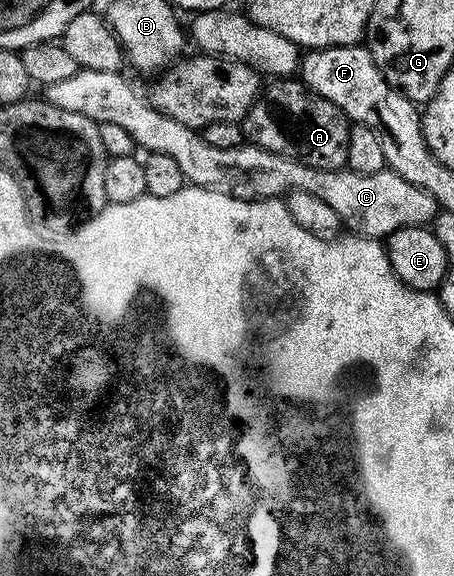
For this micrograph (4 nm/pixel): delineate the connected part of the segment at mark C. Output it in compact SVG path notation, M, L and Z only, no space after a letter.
M80 68L73 78L46 85L45 98L61 110L73 110L73 114L85 114L94 124L114 122L129 133L129 138L144 153L166 154L181 166L184 181L201 188L213 188L233 198L242 200L269 200L294 192L296 188L309 194L317 194L337 213L340 225L347 224L352 233L372 238L386 238L393 230L405 226L430 225L437 215L437 205L428 192L413 182L405 182L401 174L384 170L377 174L357 174L350 170L330 172L310 168L301 162L293 162L281 154L273 154L256 144L241 143L233 150L220 150L209 146L196 129L181 126L173 118L161 114L146 95L143 96L123 76L114 70L89 70Z

